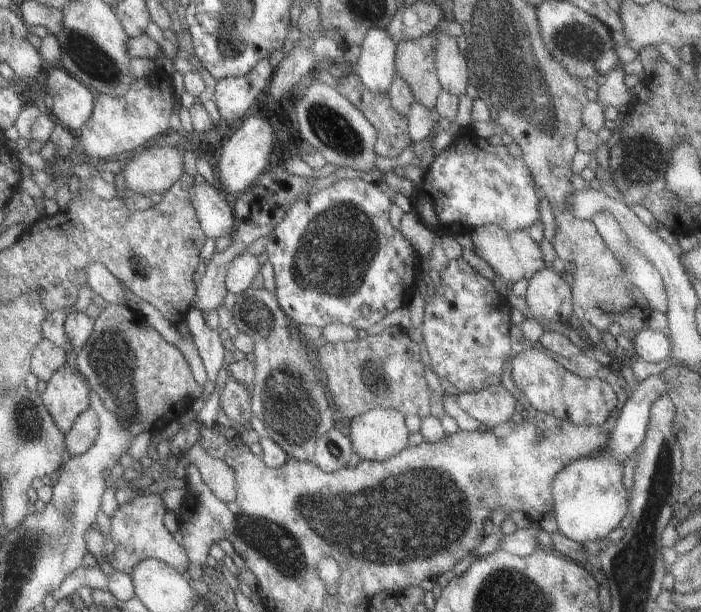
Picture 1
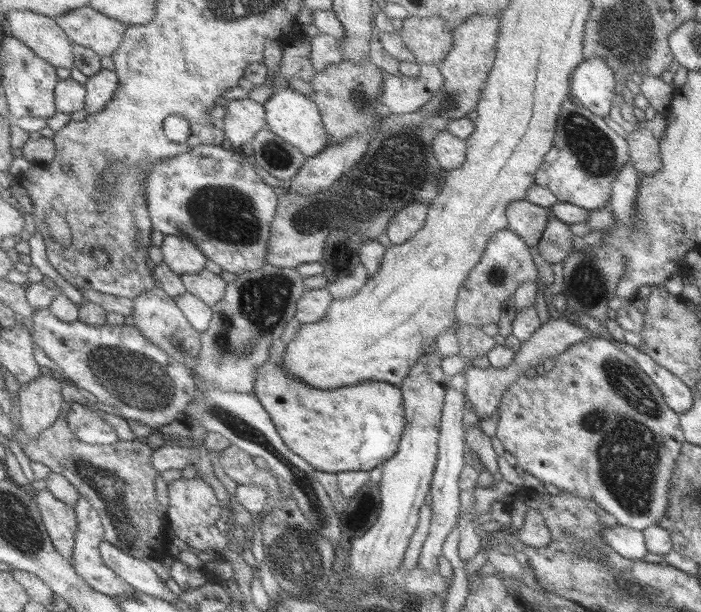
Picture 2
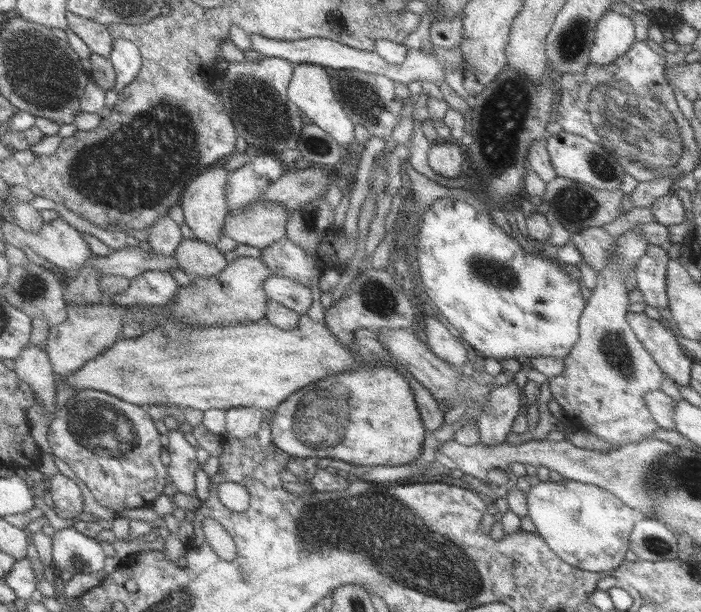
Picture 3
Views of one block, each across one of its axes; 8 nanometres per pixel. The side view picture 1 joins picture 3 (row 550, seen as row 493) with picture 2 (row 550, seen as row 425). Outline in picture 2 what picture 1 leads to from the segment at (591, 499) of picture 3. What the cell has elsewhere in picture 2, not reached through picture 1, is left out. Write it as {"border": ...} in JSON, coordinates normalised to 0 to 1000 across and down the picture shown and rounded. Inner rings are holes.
{"border":[[[880,858],[859,866],[860,886],[894,915],[916,915],[923,905],[917,869]]]}

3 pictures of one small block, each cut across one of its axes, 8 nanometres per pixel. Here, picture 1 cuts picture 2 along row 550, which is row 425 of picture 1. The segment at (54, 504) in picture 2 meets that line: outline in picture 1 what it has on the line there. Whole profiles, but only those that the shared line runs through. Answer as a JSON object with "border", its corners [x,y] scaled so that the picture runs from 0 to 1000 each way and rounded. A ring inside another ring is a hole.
{"border":[[[94,596],[68,627],[61,644],[64,660],[83,699],[100,709],[111,686],[131,665],[127,621]]]}

